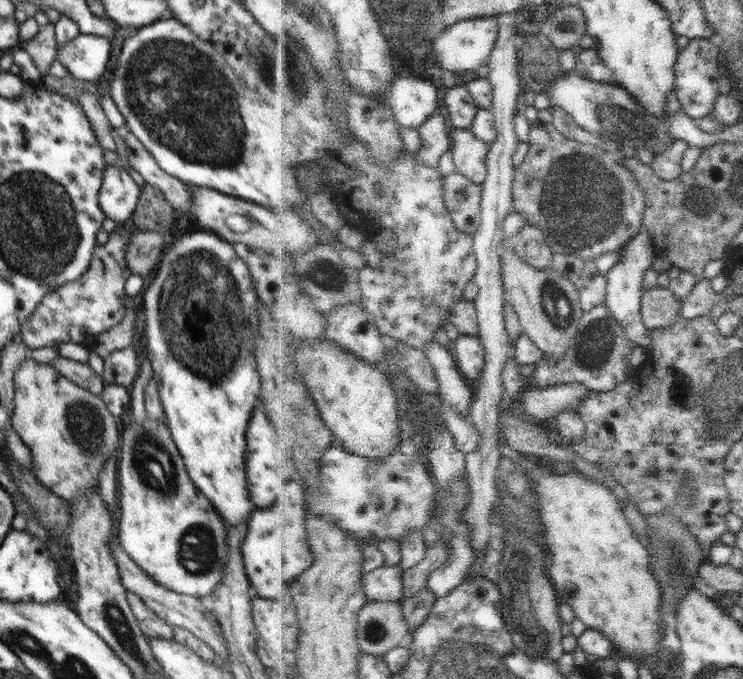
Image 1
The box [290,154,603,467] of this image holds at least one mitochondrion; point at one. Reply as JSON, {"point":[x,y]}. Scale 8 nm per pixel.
{"point":[556,308]}

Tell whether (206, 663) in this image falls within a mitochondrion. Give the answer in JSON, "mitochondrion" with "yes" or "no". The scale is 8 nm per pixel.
{"mitochondrion":"no"}

